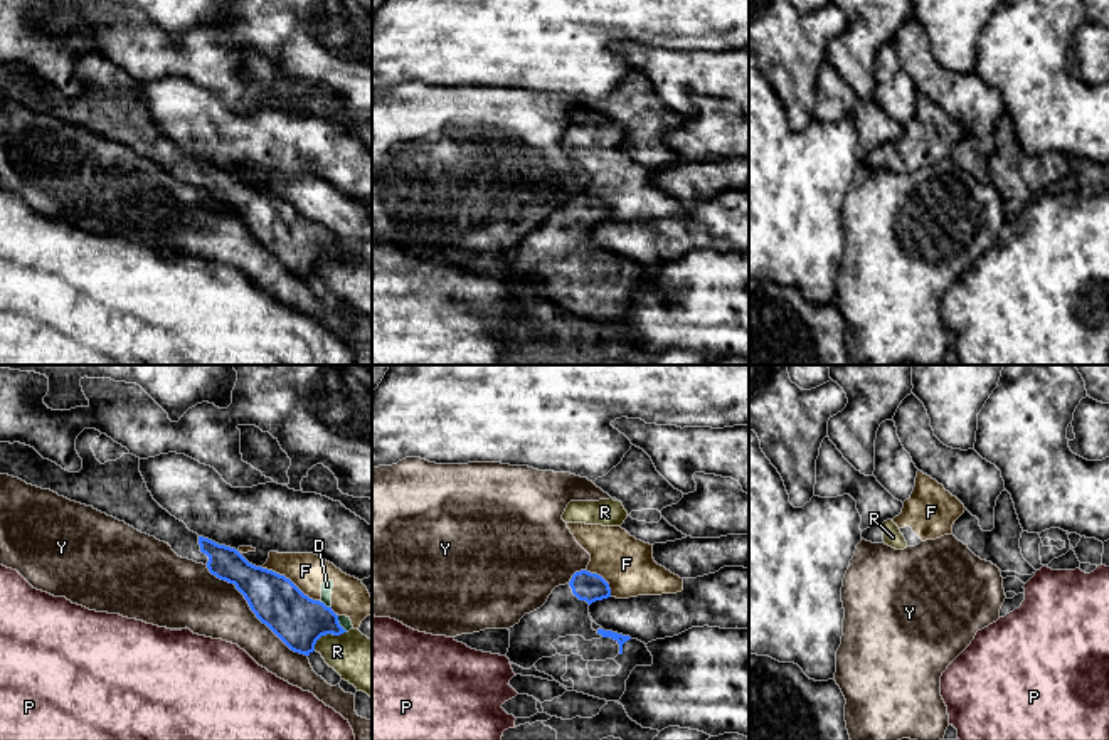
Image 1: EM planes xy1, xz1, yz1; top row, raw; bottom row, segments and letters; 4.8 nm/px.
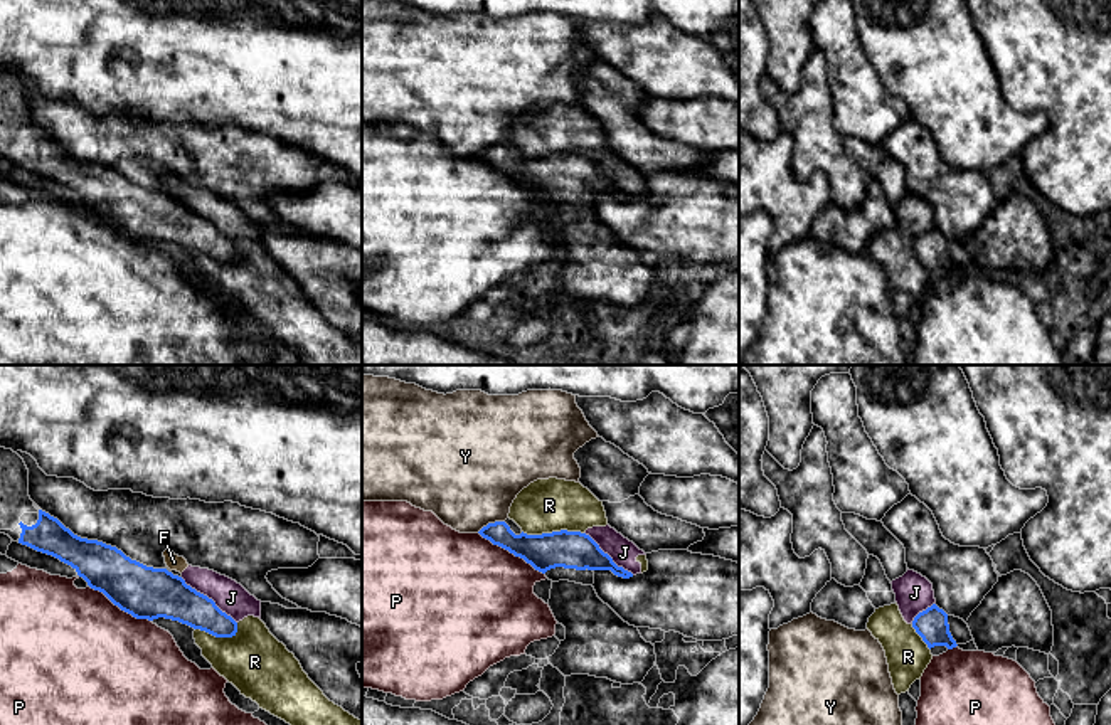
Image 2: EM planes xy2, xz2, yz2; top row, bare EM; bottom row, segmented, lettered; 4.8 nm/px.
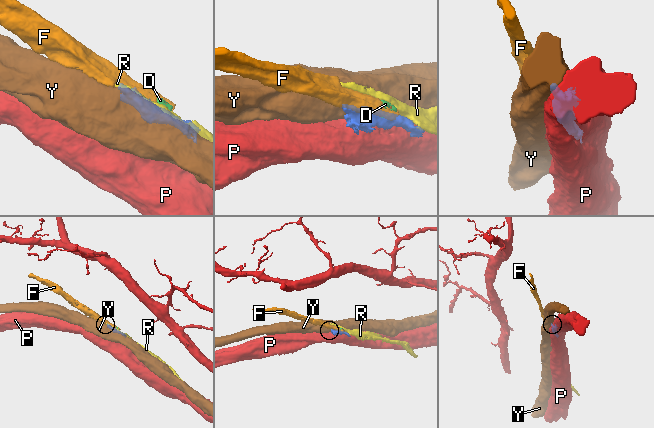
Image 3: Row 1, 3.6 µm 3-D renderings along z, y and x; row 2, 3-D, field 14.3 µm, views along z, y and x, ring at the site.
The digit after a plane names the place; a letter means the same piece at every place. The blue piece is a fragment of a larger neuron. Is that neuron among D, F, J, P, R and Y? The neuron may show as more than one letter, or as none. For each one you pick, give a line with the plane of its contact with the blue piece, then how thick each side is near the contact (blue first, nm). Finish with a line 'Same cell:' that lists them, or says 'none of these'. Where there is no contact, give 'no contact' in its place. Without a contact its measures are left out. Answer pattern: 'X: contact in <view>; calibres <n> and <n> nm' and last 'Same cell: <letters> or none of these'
Same cell: none of these

